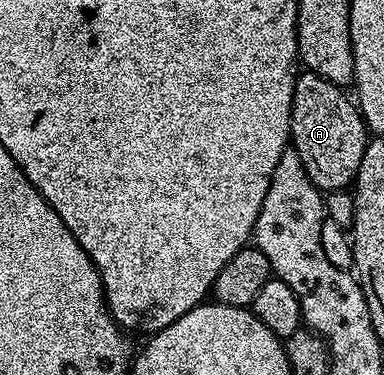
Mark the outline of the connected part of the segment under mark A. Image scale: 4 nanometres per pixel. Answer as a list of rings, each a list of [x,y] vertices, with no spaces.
[[[309,70],[296,74],[289,143],[297,157],[301,157],[301,165],[305,165],[305,173],[309,173],[309,181],[315,187],[324,193],[350,188],[368,142],[367,125],[344,88]]]

